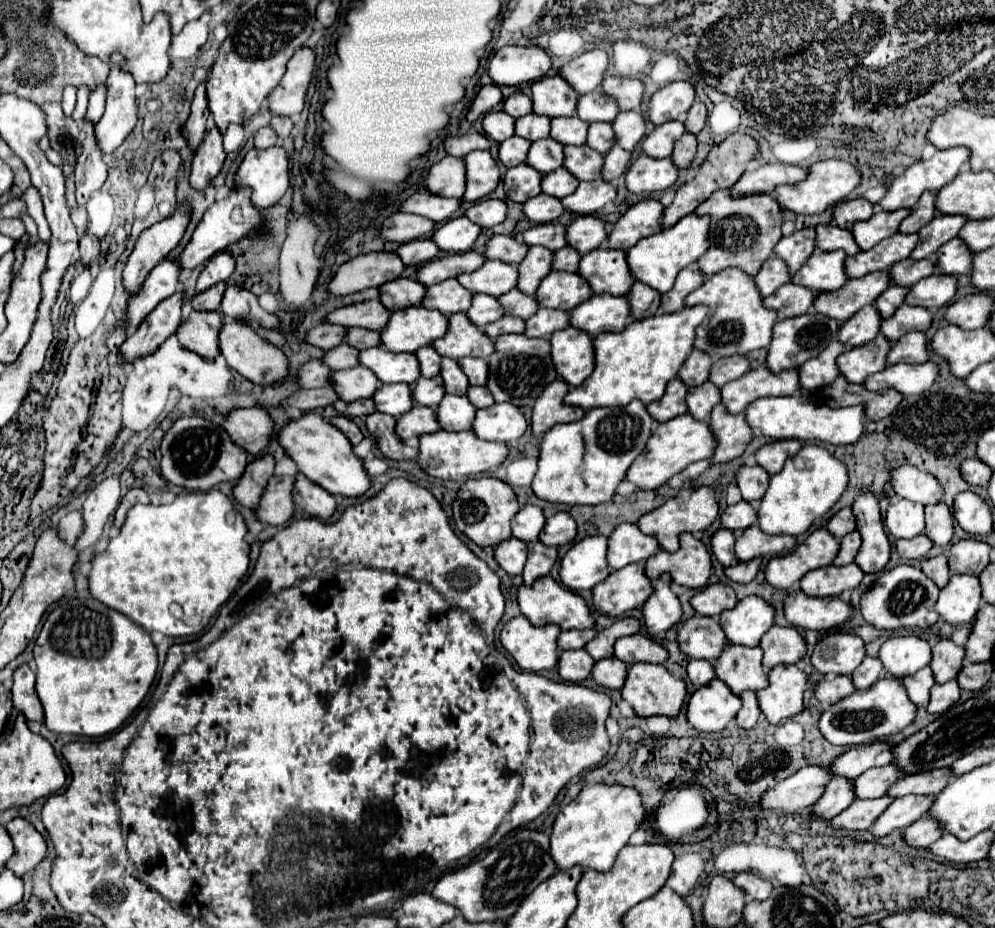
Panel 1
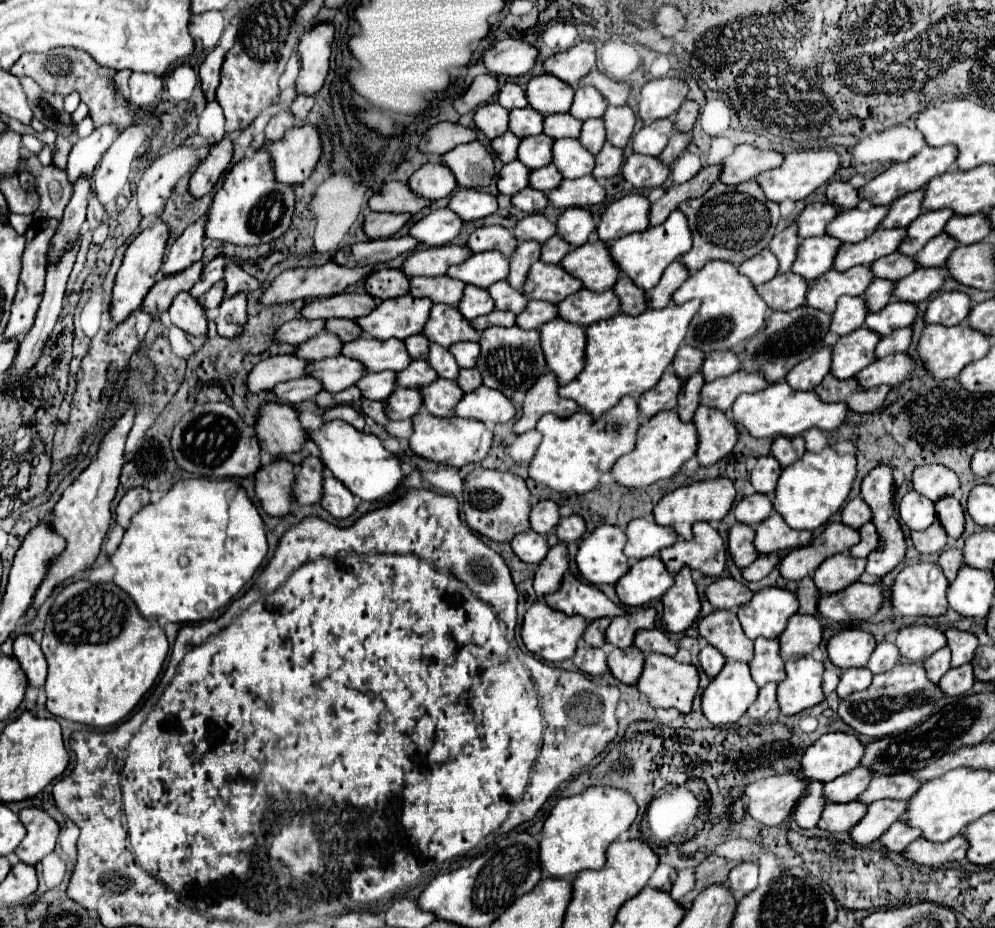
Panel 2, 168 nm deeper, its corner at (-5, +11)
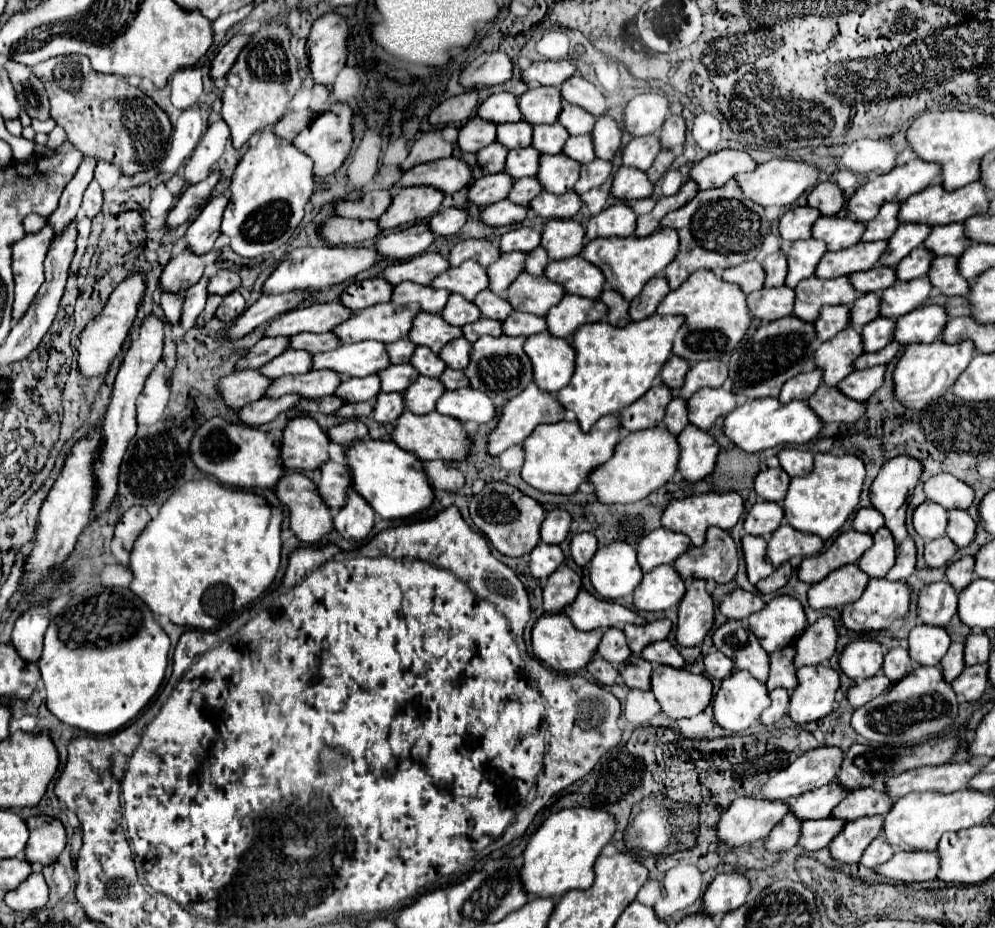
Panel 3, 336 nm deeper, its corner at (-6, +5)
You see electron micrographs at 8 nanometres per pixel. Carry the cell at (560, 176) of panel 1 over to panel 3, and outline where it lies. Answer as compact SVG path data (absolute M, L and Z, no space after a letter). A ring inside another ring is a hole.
M530 176L530 178L520 178L520 180L514 180L514 186L510 188L510 202L514 204L520 204L520 206L526 206L534 196L538 196L542 192L542 186L538 182L538 178Z

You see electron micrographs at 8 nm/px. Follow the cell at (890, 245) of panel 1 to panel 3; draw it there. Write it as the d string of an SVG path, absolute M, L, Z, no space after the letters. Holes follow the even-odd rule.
M858 242L842 252L826 252L814 276L818 278L838 278L850 276L860 270L870 270L878 264L880 254L886 250L886 242Z

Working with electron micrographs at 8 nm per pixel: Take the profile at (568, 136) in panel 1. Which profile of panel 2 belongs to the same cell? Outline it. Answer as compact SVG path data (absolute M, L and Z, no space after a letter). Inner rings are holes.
M569 112L565 114L549 114L545 116L545 128L543 132L551 138L579 138L581 134L581 120L571 116Z

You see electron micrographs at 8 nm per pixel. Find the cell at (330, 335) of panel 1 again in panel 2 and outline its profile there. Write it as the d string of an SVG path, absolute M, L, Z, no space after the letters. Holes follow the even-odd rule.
M295 318L295 320L289 320L285 322L275 338L279 342L287 342L287 344L303 344L305 340L309 340L311 336L319 334L325 330L325 320L305 320L305 318Z

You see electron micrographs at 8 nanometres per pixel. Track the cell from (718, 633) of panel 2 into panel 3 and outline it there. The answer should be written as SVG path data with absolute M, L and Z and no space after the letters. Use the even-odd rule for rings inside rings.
M728 620L714 636L714 644L722 650L738 670L748 670L758 682L766 684L770 670L770 654L762 650L754 632L742 620Z

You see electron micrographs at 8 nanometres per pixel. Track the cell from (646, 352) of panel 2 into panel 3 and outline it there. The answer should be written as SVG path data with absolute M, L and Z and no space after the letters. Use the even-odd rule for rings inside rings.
M652 314L640 322L630 322L624 328L606 322L582 324L572 334L572 348L576 352L576 368L570 384L558 390L558 402L576 414L580 428L590 430L598 418L618 414L622 408L636 402L656 382L664 362L672 352L672 340L682 326L682 316L660 318Z

